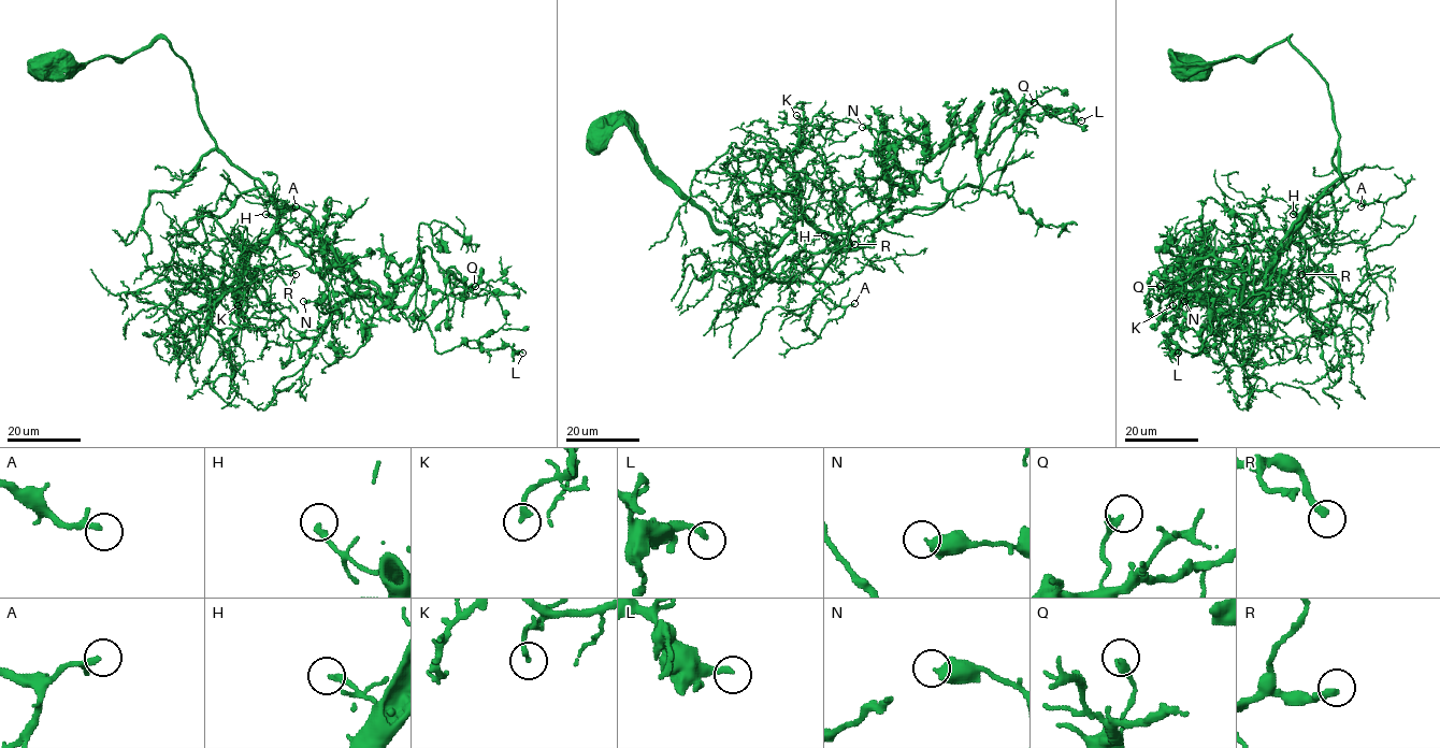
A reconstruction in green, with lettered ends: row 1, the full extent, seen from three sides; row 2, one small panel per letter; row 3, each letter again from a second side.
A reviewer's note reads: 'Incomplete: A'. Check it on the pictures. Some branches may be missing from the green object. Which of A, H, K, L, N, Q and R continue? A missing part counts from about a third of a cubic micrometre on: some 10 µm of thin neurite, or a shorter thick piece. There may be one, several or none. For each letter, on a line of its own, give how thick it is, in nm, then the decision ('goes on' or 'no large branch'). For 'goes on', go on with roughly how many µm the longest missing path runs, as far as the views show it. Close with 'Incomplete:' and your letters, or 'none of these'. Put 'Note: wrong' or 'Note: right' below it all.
A: calibre 180 nm; goes on; missing 10 µm
H: calibre 240 nm; no large branch
K: calibre 200 nm; no large branch
L: calibre 240 nm; no large branch
N: calibre 480 nm; no large branch
Q: calibre 360 nm; no large branch
R: calibre 300 nm; goes on; missing 25 µm
Incomplete: A, R
Note: wrong

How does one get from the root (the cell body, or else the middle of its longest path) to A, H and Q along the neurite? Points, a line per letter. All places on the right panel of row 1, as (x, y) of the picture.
A: (1194, 69), (1181, 77), (1230, 56), (1252, 58), (1287, 38), (1326, 83), (1339, 176), (1361, 206)
H: (1194, 69), (1181, 77), (1230, 56), (1252, 58), (1287, 38), (1326, 83), (1340, 177), (1302, 218), (1293, 214)
Q: (1194, 69), (1287, 38), (1326, 83), (1340, 177), (1250, 306), (1232, 261), (1160, 286)

